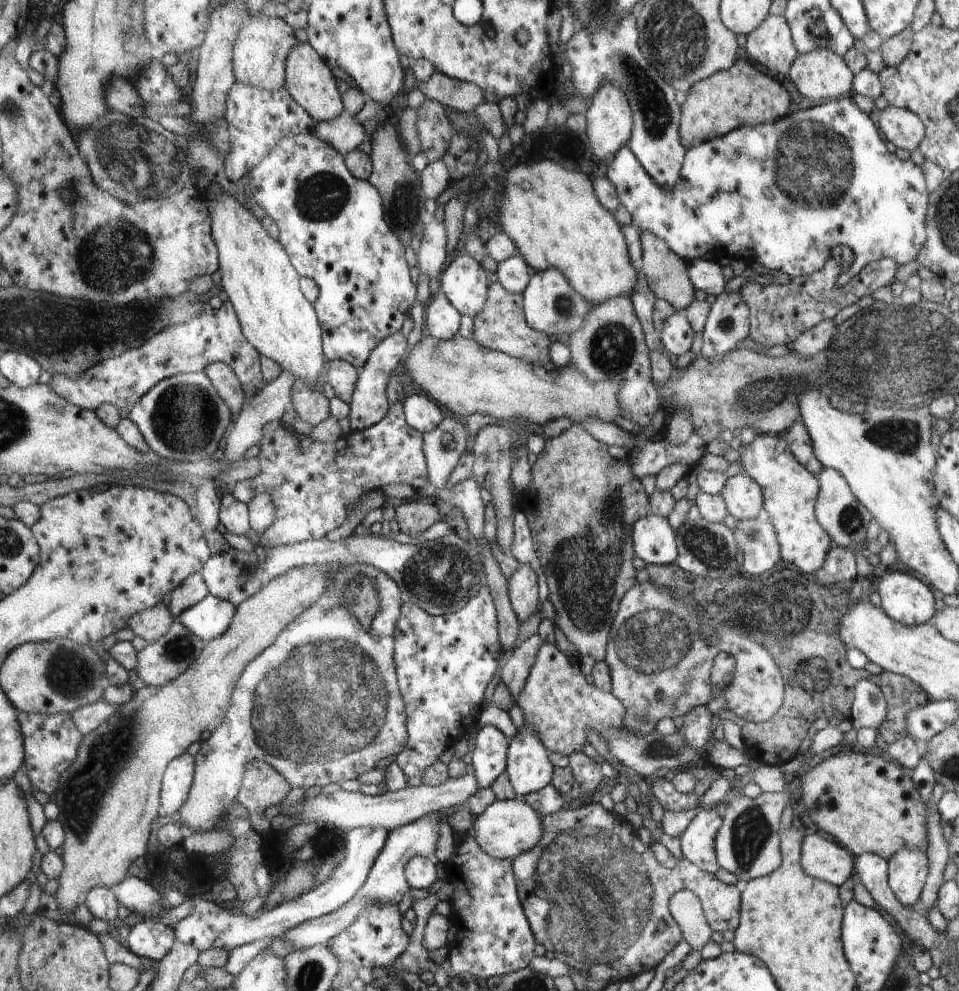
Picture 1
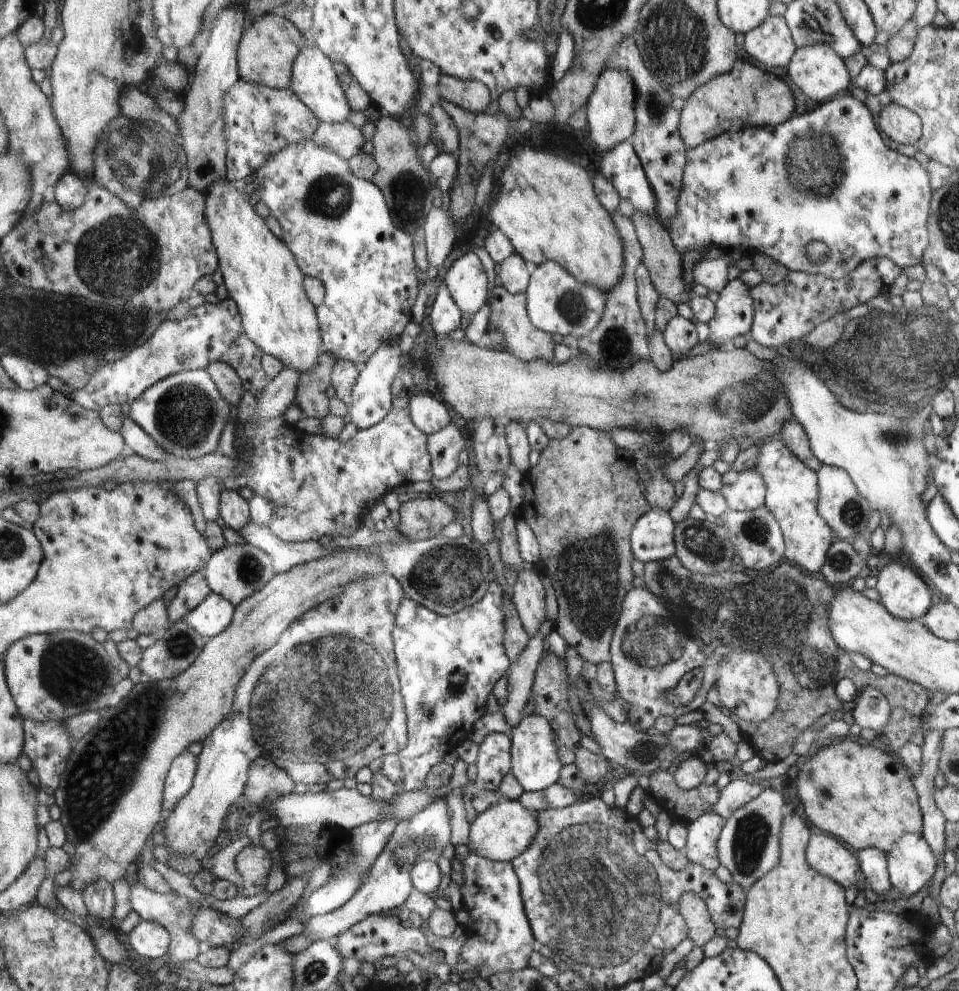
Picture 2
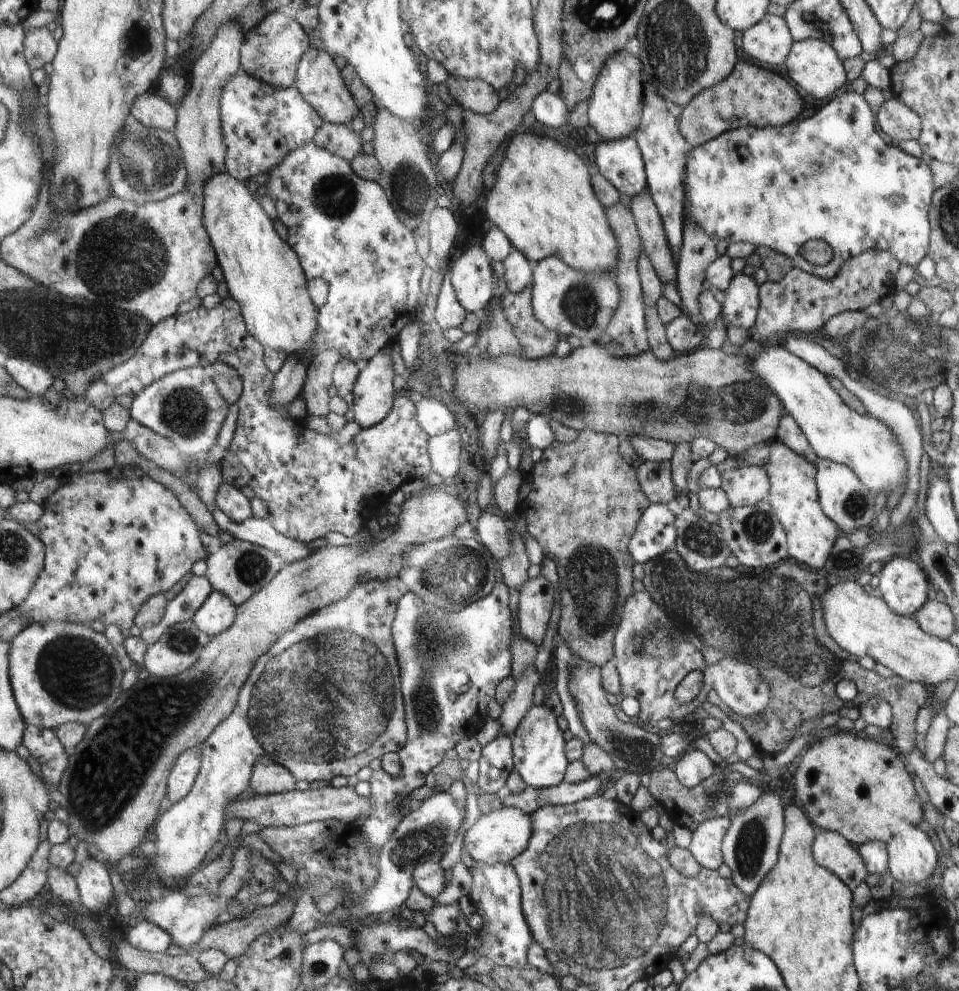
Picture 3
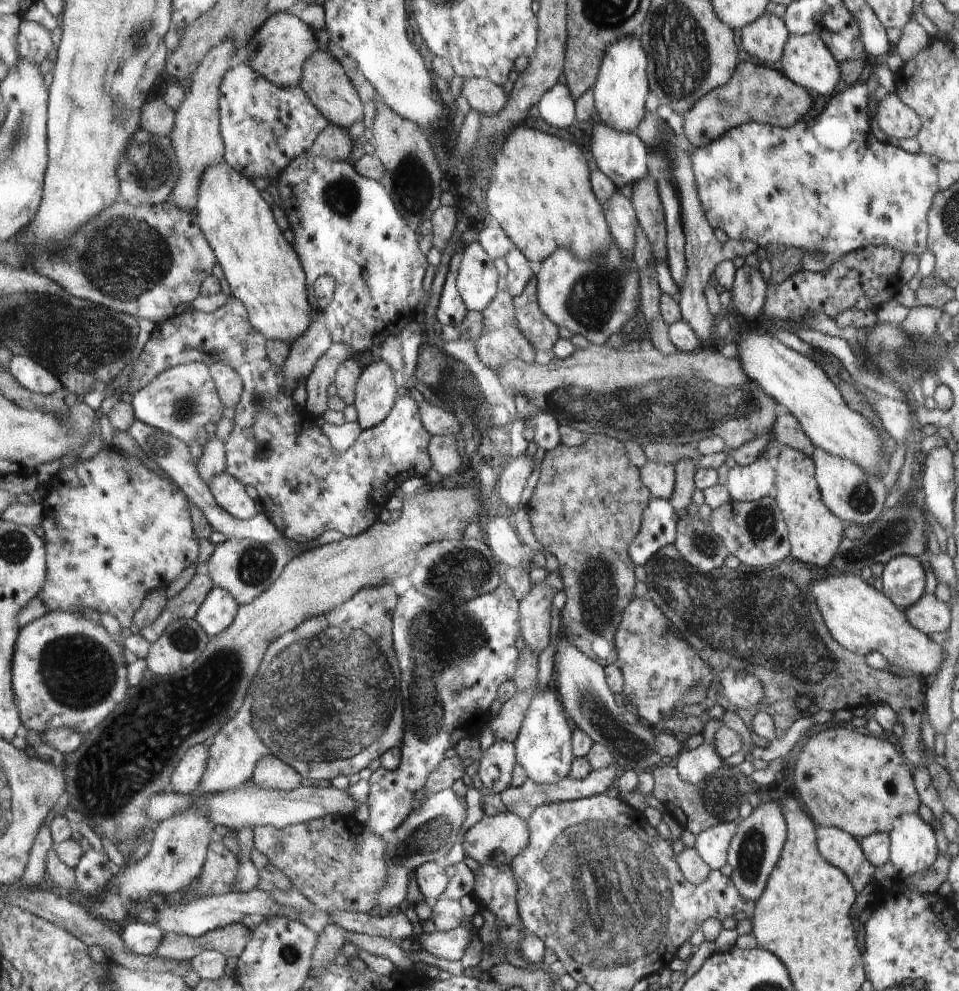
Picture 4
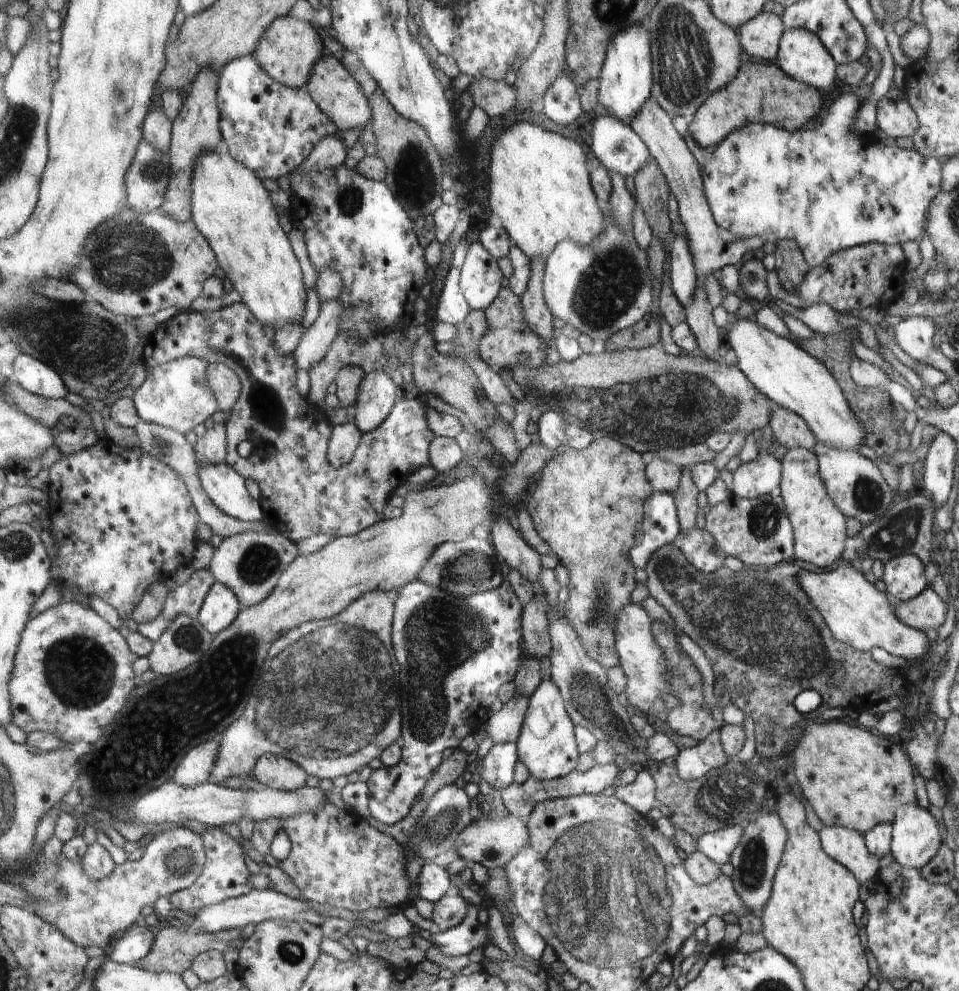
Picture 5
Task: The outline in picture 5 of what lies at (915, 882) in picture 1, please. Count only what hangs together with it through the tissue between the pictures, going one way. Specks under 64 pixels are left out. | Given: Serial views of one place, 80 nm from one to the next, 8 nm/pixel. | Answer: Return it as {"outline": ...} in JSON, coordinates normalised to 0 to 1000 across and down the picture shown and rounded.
{"outline":[[[957,810],[938,813],[929,832],[929,861],[937,873],[961,876],[982,854],[978,829]]]}

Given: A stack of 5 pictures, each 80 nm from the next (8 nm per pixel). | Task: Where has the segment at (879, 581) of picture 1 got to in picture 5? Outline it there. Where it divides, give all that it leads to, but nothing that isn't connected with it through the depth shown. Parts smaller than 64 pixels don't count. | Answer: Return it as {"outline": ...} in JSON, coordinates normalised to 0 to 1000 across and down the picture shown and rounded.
{"outline":[[[942,559],[922,568],[921,586],[924,599],[932,608],[940,608],[957,601],[966,591],[964,569],[952,559]]]}

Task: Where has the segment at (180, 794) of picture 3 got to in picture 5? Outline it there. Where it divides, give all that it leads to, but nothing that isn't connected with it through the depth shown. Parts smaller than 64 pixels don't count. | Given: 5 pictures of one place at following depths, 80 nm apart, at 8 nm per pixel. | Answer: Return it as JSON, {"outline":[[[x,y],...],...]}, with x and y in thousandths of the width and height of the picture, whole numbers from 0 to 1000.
{"outline":[[[227,747],[205,753],[185,775],[181,788],[195,794],[219,789],[228,768],[230,755],[230,749]]]}

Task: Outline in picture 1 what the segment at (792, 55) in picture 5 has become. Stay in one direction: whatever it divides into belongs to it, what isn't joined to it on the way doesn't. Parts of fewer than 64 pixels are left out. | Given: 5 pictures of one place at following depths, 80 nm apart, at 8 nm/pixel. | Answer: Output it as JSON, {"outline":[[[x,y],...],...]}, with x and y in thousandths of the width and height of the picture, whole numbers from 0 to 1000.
{"outline":[[[865,49],[833,54],[822,74],[836,97],[847,101],[874,100],[874,97],[886,93],[889,86],[886,67]]]}

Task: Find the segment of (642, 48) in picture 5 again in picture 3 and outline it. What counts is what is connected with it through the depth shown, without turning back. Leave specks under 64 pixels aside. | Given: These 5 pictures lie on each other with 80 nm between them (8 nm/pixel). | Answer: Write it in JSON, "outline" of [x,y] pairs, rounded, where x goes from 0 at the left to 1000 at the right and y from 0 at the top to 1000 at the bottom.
{"outline":[[[649,50],[640,54],[627,71],[618,95],[614,98],[612,116],[614,119],[613,130],[617,133],[619,141],[637,142],[656,138],[663,134],[672,118],[673,87],[669,79],[669,65],[663,54]]]}

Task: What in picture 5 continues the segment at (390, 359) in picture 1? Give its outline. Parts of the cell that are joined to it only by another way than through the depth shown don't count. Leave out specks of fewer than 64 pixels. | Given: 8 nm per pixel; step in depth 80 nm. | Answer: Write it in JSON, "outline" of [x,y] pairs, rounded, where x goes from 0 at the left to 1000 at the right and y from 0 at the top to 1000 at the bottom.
{"outline":[[[400,372],[386,374],[375,386],[370,410],[371,419],[367,426],[380,438],[393,433],[410,414],[413,387],[403,379]]]}

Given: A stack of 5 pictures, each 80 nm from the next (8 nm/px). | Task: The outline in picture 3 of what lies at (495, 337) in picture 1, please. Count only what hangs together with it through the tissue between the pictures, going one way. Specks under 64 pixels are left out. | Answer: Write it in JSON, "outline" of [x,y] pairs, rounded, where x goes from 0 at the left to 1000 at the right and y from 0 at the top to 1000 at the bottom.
{"outline":[[[554,287],[539,296],[528,295],[520,304],[546,352],[546,361],[564,362],[579,357],[582,336],[567,329],[557,317]]]}

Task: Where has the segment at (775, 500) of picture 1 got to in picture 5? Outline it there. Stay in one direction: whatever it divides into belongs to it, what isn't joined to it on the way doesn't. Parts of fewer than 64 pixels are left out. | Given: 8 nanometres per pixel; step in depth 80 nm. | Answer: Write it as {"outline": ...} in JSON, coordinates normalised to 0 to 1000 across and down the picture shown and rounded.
{"outline":[[[838,451],[822,453],[814,464],[816,476],[811,494],[819,506],[823,518],[823,526],[827,530],[830,541],[829,565],[849,574],[861,575],[880,558],[882,545],[881,519],[873,512],[861,494],[860,486],[856,483],[855,467],[848,455]]]}

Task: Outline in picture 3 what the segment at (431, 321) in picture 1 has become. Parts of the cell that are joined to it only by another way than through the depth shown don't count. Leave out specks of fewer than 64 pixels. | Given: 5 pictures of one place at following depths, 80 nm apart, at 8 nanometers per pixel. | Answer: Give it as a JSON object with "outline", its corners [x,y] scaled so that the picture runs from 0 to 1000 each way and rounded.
{"outline":[[[471,264],[469,272],[464,275],[454,313],[454,322],[461,333],[479,330],[488,319],[485,310],[481,308],[471,286]]]}

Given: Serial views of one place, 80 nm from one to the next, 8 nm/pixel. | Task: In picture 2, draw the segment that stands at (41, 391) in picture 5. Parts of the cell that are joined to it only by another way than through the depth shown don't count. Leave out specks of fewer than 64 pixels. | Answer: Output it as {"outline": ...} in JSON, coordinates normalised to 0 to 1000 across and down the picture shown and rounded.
{"outline":[[[3,358],[1,366],[23,393],[36,395],[50,388],[53,377],[44,367],[19,358]]]}

